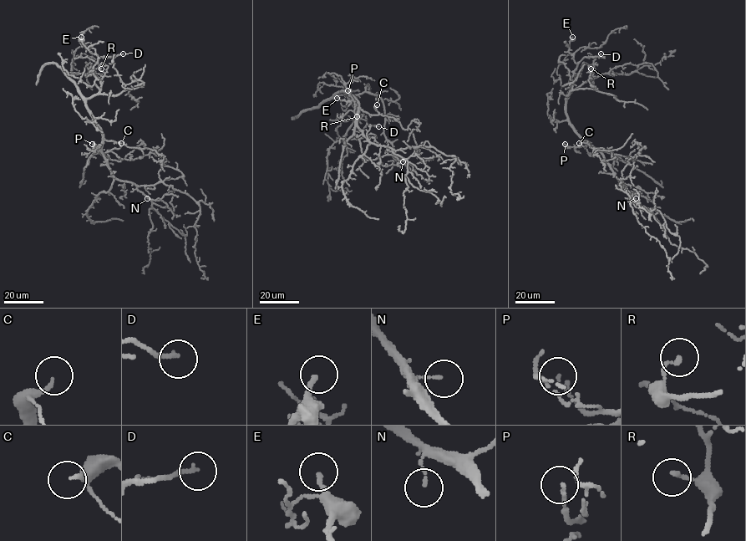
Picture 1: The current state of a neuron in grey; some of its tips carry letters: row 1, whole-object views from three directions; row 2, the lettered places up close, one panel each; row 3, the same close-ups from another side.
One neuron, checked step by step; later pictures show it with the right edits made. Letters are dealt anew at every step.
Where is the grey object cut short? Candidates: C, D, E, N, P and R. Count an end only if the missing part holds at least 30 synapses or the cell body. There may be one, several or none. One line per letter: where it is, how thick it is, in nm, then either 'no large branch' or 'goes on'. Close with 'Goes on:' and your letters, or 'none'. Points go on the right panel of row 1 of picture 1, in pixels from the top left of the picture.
C: (579, 143) | 170 nm | no large branch
D: (601, 53) | 160 nm | no large branch
E: (572, 37) | 190 nm | goes on
N: (636, 198) | 100 nm | no large branch
P: (565, 144) | 150 nm | no large branch
R: (591, 68) | 150 nm | no large branch
Goes on: E

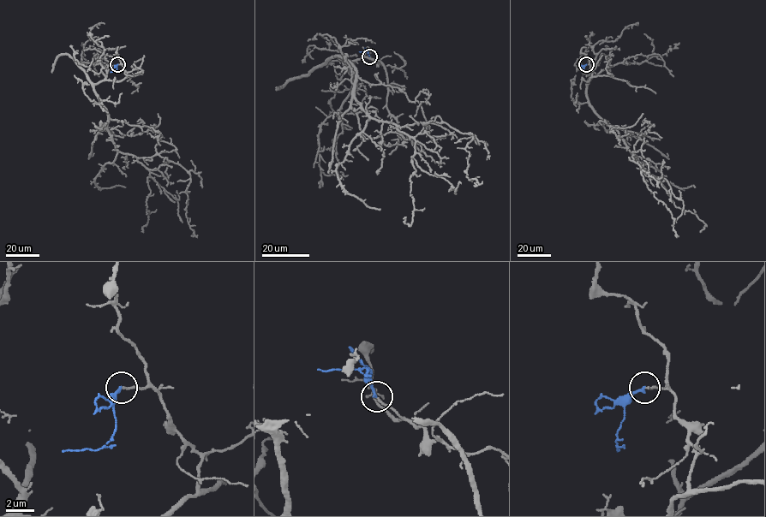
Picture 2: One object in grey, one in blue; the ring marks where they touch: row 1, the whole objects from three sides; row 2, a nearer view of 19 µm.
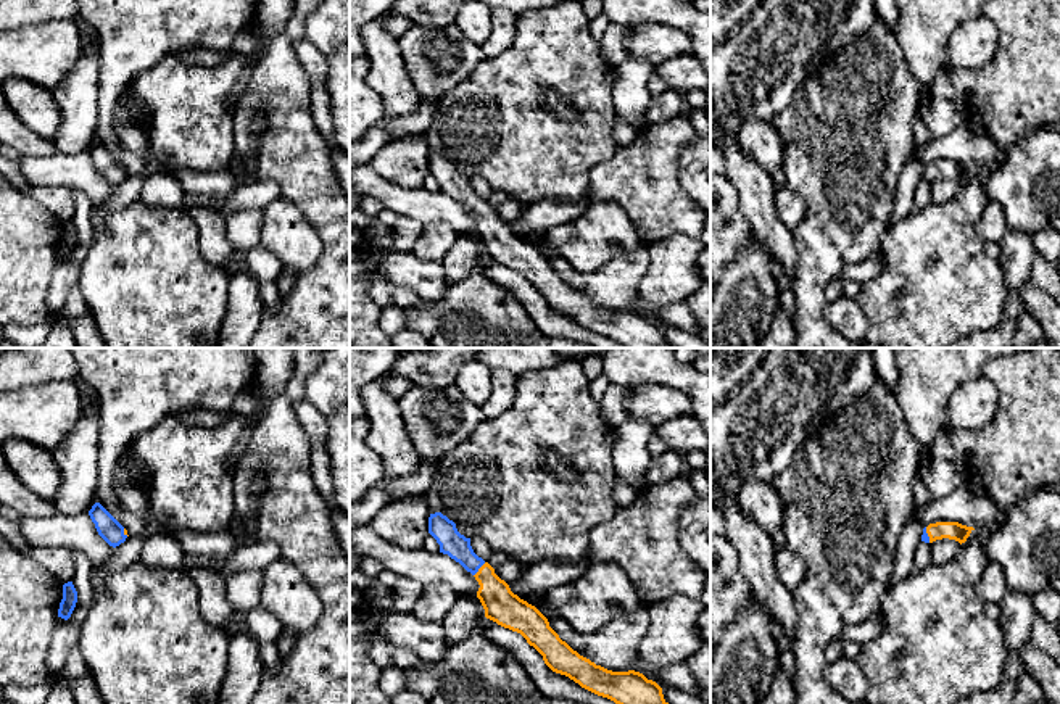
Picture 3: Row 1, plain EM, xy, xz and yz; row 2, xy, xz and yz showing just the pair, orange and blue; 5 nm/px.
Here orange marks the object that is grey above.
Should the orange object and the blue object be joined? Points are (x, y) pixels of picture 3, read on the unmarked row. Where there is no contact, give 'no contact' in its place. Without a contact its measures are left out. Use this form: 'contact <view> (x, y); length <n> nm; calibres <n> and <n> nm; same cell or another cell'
contact xz (479, 208); length 90 nm; calibres 170 and 120 nm; same cell

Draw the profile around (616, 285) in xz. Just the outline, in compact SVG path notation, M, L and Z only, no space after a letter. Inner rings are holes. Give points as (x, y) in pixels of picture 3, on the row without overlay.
M649 243L633 253L614 258L591 275L577 274L561 256L548 258L549 266L580 295L612 311L640 306L640 284L649 267Z

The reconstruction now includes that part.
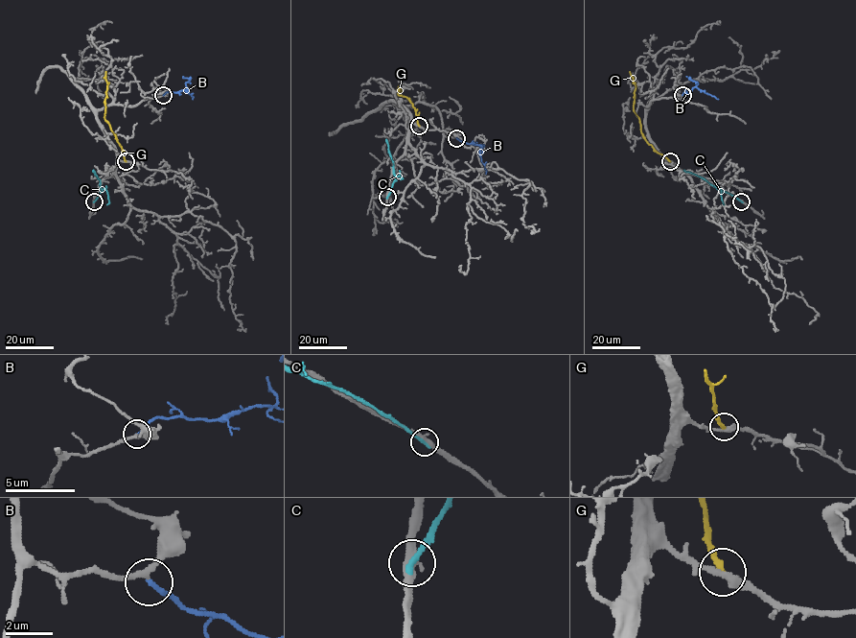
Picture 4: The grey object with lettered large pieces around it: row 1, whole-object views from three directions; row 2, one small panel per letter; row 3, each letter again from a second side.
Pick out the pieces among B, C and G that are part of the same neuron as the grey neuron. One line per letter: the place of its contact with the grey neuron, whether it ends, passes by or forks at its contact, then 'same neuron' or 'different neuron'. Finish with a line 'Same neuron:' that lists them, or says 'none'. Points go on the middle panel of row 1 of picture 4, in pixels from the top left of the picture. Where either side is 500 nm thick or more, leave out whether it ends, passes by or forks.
B: meets grey at (456, 138); it ends there; same neuron
C: meets grey at (387, 197); it ends there; different neuron
G: meets grey at (419, 126); it ends there; different neuron
Same neuron: B

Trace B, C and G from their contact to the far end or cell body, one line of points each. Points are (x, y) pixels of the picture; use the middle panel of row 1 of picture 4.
B: (456, 138), (479, 147), (486, 174)
C: (387, 197), (395, 179), (394, 161), (386, 139)
G: (419, 126), (413, 105), (407, 98), (398, 94), (399, 89), (401, 91), (399, 85)

